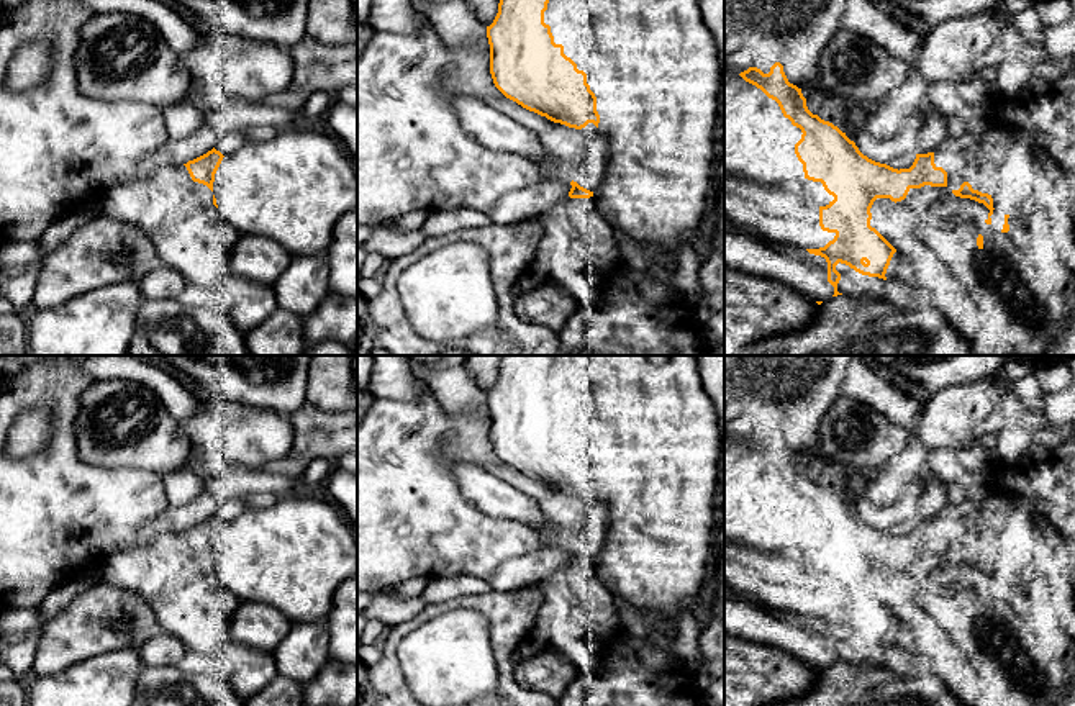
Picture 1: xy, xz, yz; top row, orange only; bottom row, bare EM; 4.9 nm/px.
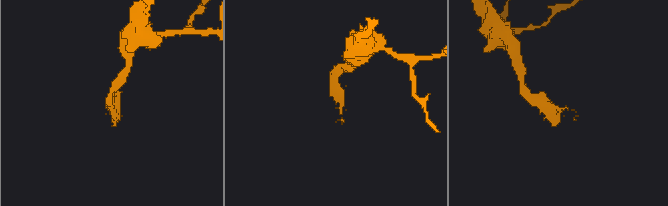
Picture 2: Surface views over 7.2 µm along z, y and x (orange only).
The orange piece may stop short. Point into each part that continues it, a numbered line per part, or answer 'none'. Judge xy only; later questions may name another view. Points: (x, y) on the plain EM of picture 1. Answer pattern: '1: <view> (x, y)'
1: xy (177, 582)

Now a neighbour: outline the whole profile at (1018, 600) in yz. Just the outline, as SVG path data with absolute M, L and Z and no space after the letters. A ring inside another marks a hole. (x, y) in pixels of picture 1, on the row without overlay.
M1009 582L1008 591L1009 591L1008 601L1013 606L1013 609L1023 618L1029 616L1031 601L1026 596L1024 590L1016 582Z

